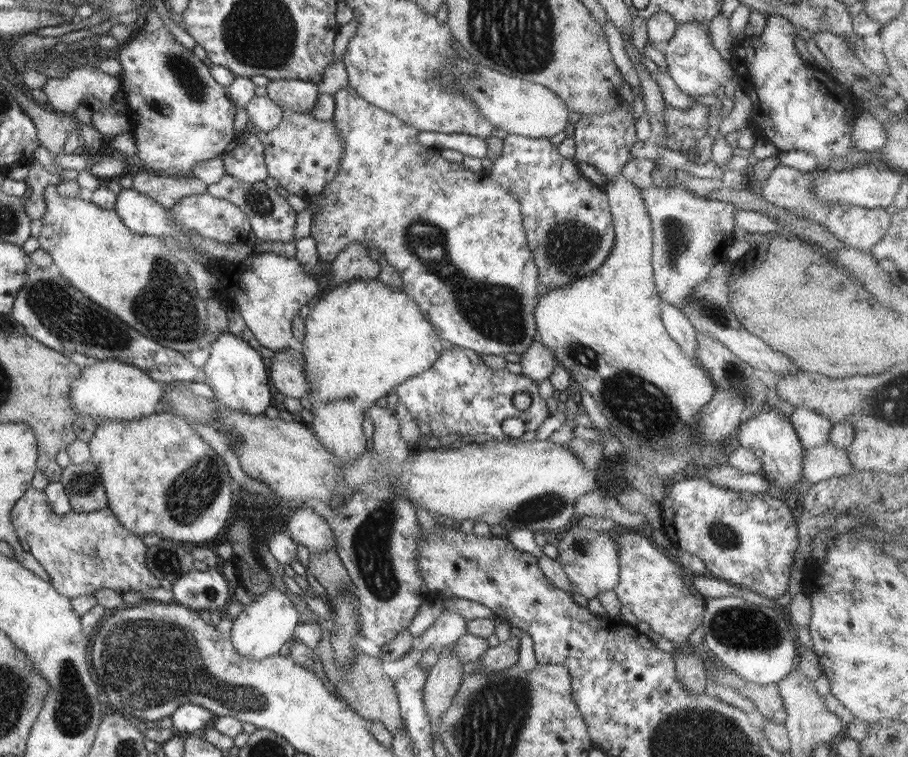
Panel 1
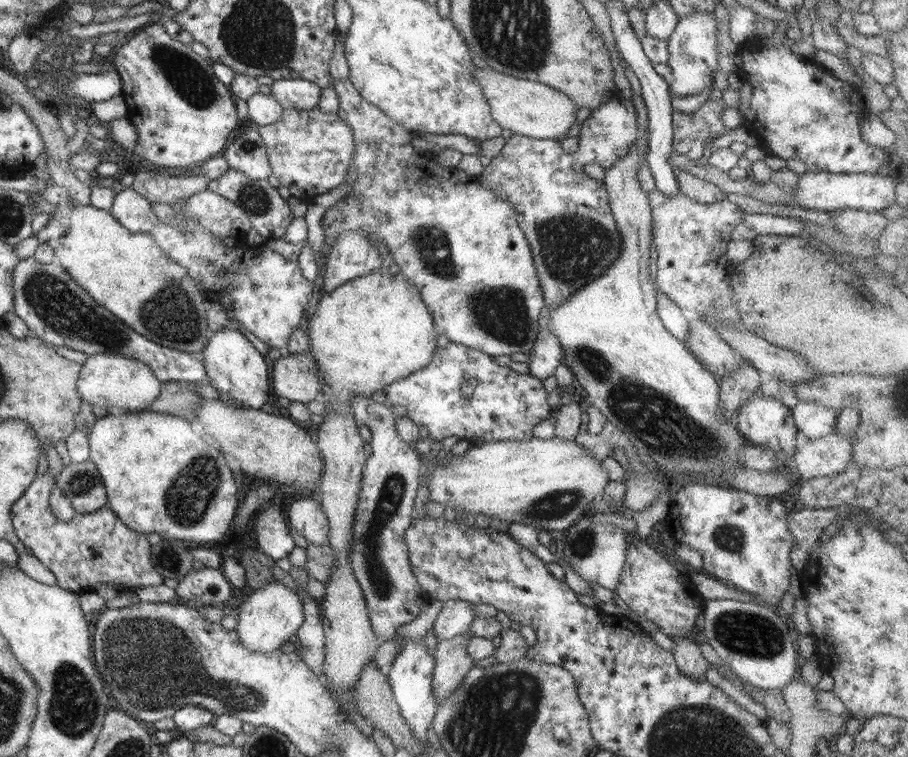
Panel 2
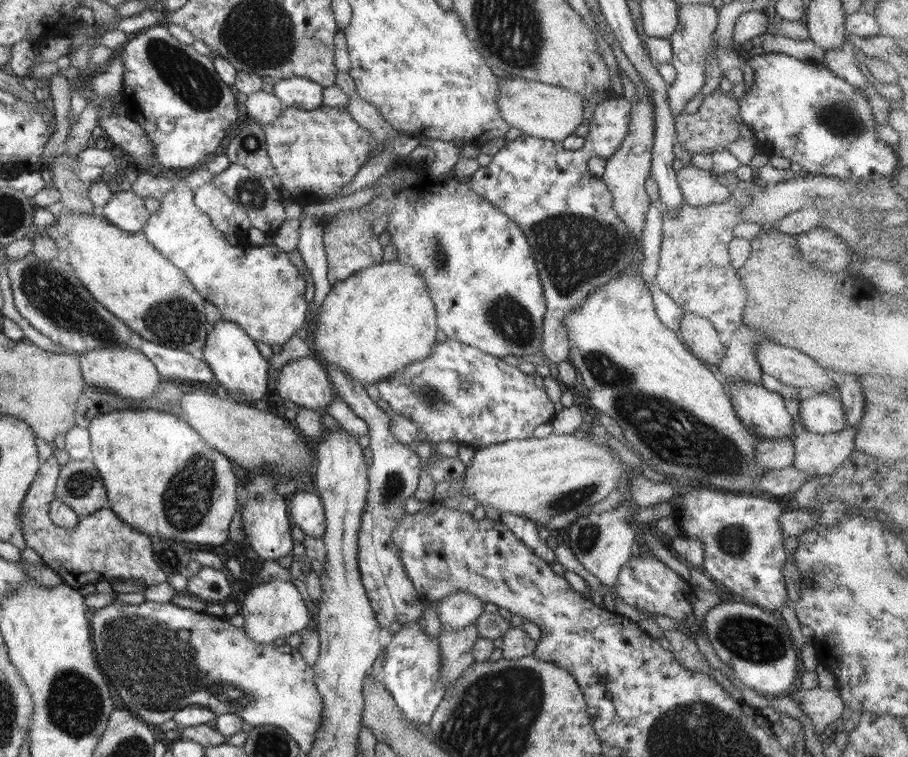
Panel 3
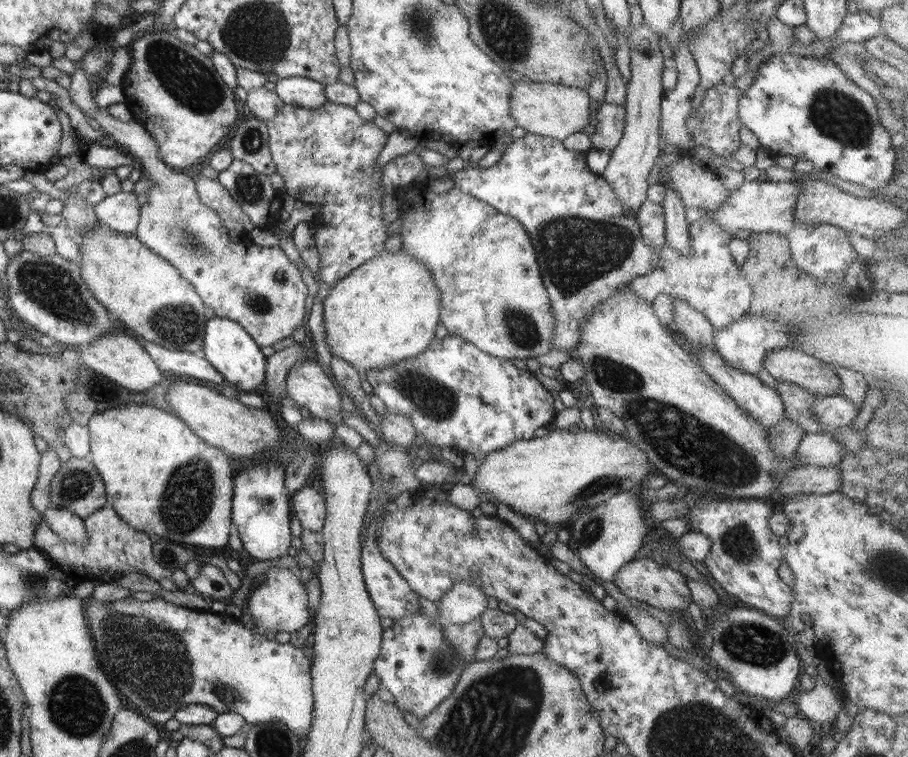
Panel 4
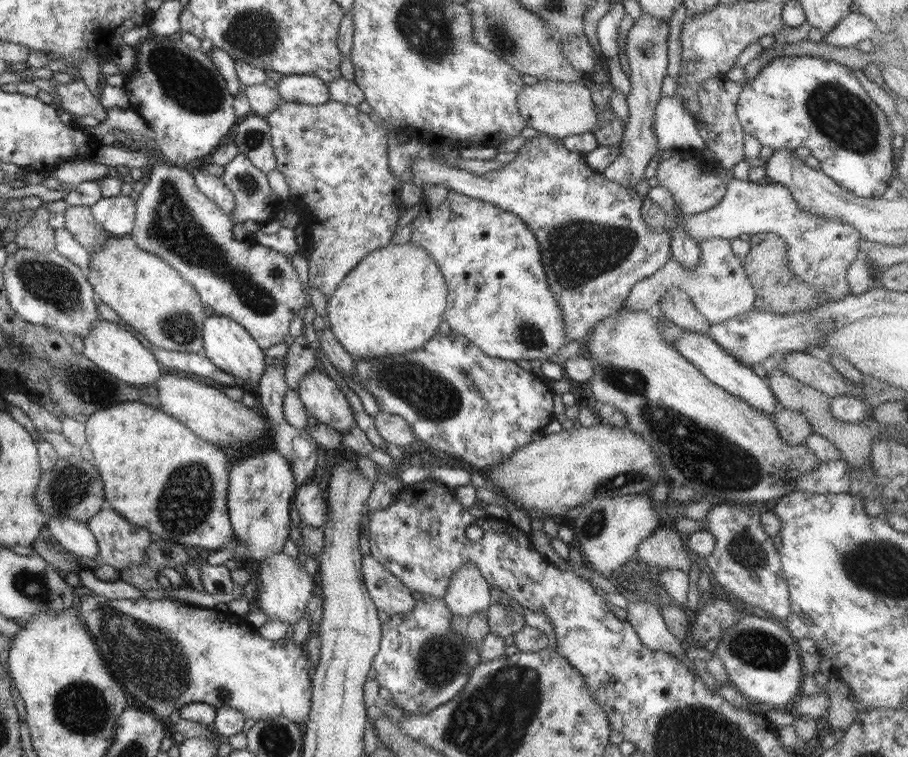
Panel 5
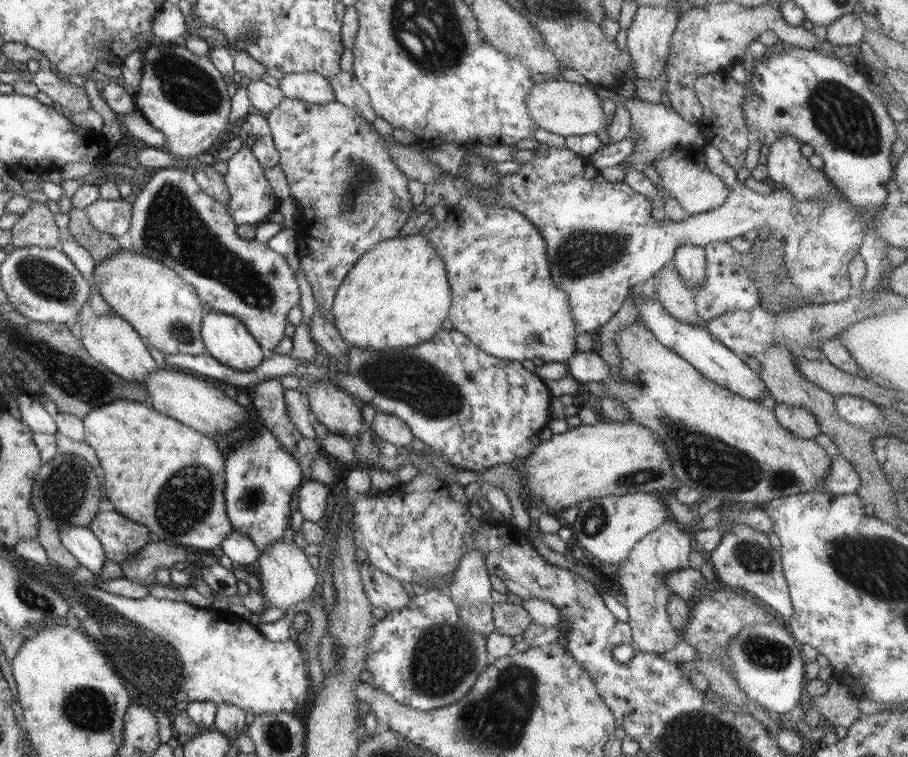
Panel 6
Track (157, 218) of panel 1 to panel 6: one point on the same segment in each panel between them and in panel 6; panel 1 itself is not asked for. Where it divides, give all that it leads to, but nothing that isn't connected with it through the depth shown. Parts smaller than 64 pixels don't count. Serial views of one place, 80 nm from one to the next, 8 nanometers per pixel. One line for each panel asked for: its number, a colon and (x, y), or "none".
2: (135, 212)
3: (125, 209)
4: (121, 211)
5: (117, 214)
6: (113, 217)

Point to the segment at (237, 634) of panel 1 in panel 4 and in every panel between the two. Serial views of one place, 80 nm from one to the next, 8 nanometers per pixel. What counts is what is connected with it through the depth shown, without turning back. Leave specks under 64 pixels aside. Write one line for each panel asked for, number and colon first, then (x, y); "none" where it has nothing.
2: (269, 617)
3: (275, 609)
4: (280, 604)

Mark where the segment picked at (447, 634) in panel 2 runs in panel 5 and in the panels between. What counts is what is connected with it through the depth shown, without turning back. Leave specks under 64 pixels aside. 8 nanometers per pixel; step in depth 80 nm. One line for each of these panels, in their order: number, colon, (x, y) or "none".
3: (461, 609)
4: (464, 602)
5: (468, 592)

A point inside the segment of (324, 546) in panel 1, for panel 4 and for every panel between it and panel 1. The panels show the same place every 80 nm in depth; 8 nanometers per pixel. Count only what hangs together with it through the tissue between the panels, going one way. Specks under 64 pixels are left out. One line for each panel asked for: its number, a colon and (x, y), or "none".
2: (306, 516)
3: (306, 511)
4: (307, 505)

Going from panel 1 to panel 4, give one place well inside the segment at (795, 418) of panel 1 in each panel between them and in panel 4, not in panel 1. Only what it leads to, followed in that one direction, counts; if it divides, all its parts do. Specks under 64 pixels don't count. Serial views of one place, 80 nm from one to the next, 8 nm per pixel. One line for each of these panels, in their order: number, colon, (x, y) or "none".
2: (815, 420)
3: (822, 413)
4: (835, 411)

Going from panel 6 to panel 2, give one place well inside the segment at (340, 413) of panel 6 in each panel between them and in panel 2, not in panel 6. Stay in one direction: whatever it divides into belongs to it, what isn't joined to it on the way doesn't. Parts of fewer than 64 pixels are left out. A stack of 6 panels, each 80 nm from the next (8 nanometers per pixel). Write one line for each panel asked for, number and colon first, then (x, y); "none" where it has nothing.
2: (294, 376)
3: (305, 381)
4: (307, 384)
5: (319, 393)

